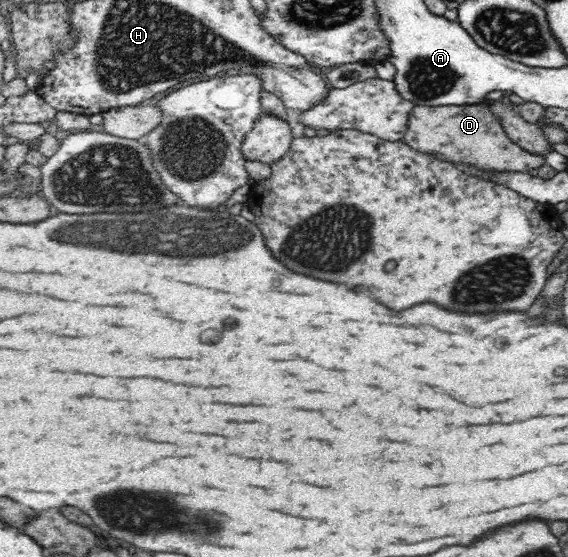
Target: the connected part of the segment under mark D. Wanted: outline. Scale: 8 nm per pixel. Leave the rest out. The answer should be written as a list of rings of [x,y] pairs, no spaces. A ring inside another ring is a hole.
[[[487,104],[478,105],[449,105],[449,106],[414,106],[408,114],[407,130],[402,139],[413,149],[421,153],[434,155],[435,158],[445,160],[450,163],[468,163],[476,165],[481,169],[488,169],[494,173],[499,171],[522,171],[529,172],[545,165],[545,155],[535,155],[530,151],[525,151],[520,145],[516,145],[503,130],[499,121],[489,112]]]

